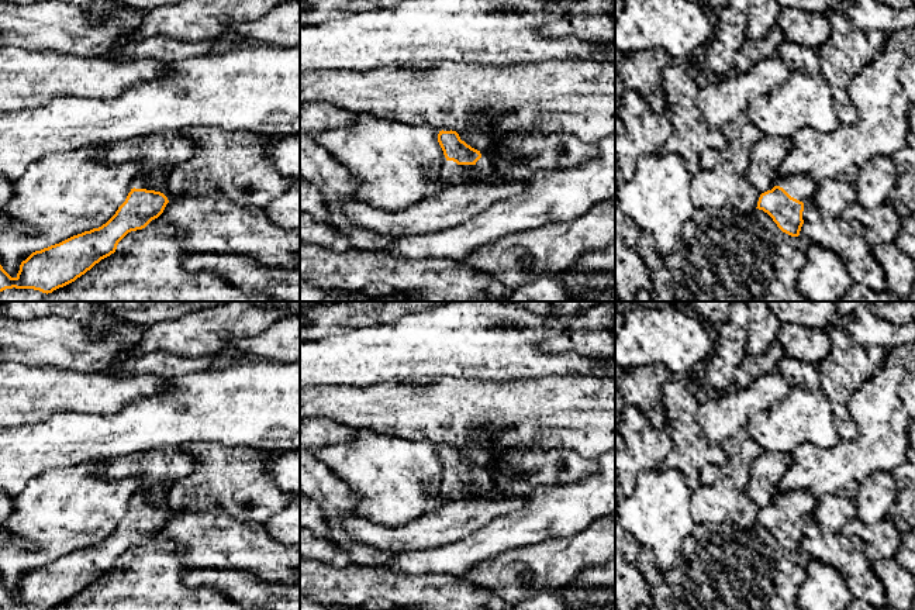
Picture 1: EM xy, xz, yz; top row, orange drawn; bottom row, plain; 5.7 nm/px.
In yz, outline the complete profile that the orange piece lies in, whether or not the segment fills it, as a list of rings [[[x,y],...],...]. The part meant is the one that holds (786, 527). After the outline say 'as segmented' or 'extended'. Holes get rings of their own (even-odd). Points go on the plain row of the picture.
[[[809,490],[785,492],[780,502],[760,510],[756,524],[767,528],[783,548],[798,552],[804,540],[802,517],[812,514],[816,504]]] | extended

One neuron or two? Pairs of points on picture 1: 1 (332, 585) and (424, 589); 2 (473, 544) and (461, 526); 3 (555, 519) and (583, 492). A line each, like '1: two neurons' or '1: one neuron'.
1: one neuron
2: two neurons
3: one neuron

